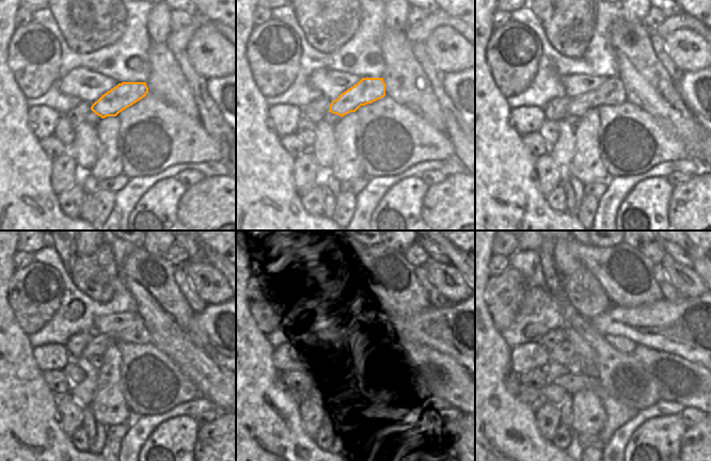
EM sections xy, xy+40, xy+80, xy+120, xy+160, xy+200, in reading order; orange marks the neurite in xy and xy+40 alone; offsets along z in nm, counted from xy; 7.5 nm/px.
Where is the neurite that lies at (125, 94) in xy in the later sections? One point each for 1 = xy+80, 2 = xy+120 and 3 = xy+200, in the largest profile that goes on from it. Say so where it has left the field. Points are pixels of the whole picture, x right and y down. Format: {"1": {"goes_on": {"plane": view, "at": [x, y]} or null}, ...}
{"1": {"goes_on": {"plane": "xy+80", "at": [612, 92]}}, "2": {"goes_on": {"plane": "xy+120", "at": [137, 333]}}, "3": {"goes_on": {"plane": "xy+200", "at": [562, 353]}}}

